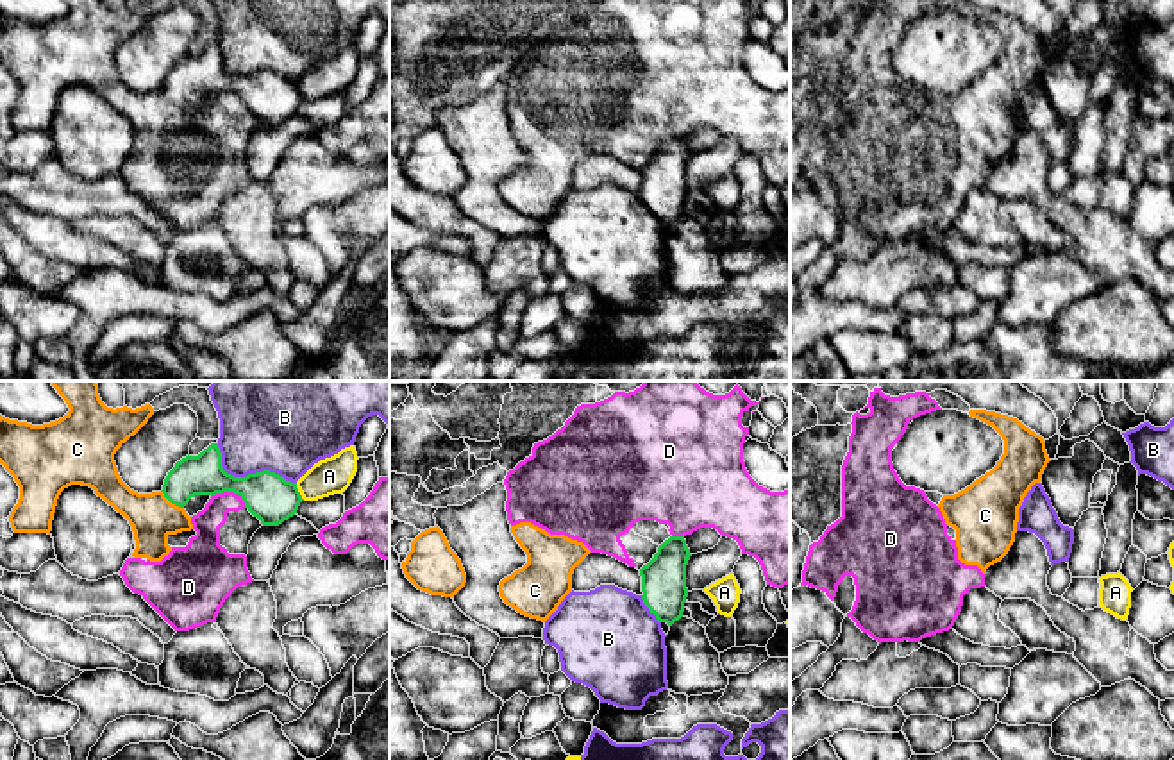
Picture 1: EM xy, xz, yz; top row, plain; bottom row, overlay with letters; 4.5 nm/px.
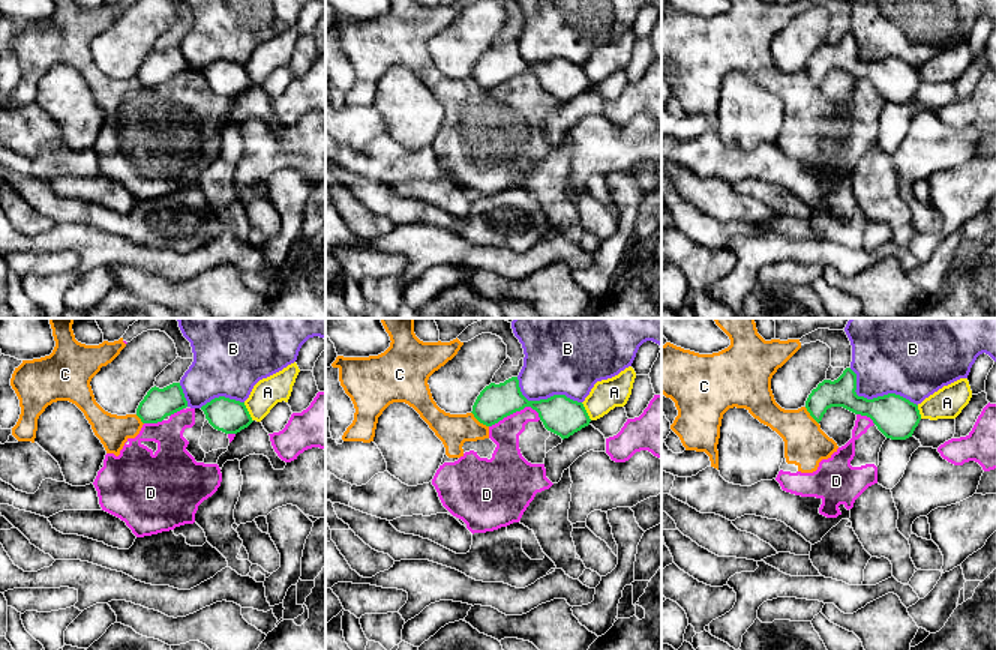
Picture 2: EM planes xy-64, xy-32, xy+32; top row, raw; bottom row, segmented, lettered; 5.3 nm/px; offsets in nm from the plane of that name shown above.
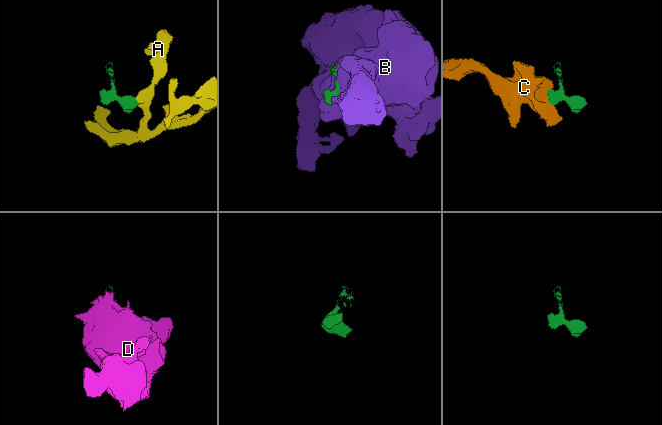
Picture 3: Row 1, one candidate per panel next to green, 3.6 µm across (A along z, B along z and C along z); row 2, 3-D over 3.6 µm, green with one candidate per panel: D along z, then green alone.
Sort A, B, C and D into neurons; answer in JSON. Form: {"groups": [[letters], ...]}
{"groups": [["A"], ["B"], ["C", "D"]]}

